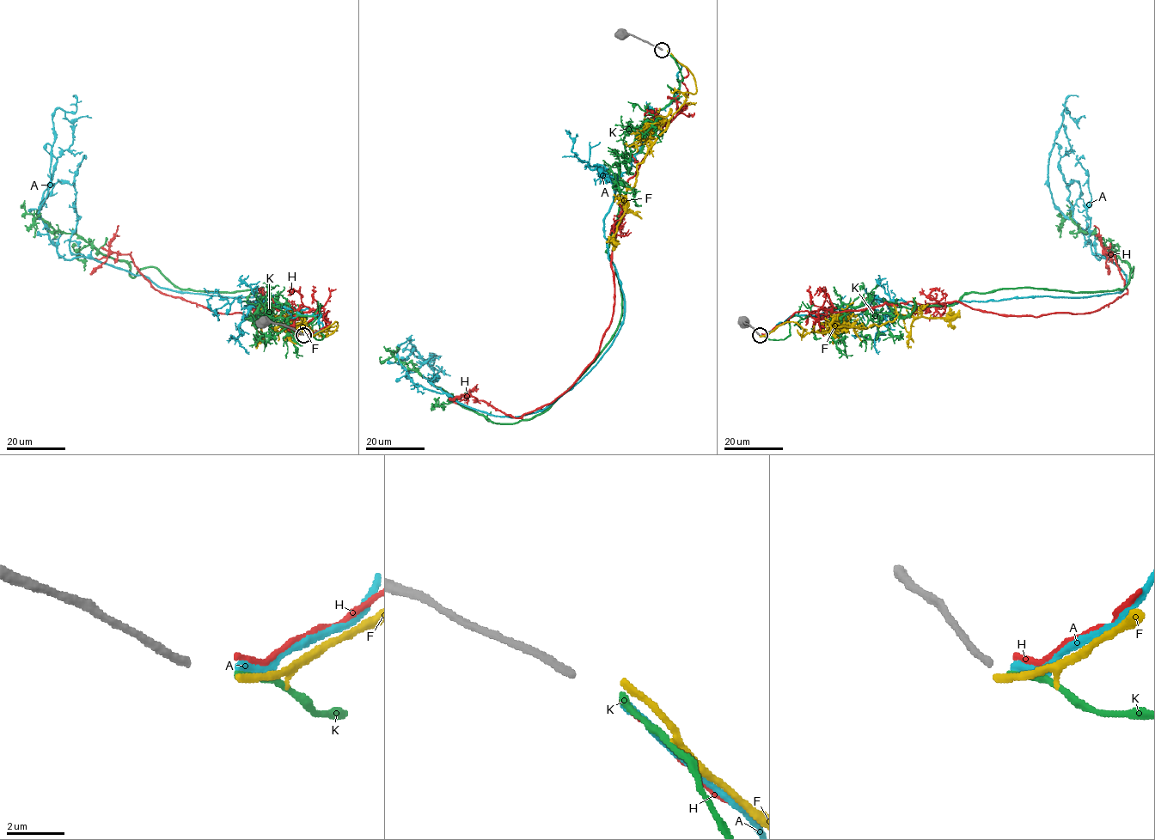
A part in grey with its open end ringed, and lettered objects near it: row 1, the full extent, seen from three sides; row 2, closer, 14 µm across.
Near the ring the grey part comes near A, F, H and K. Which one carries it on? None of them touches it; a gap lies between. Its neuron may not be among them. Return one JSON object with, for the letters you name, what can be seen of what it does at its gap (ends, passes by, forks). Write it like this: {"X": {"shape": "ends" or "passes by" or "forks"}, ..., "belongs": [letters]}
{"A": {"shape": "ends"}, "belongs": ["A"]}

